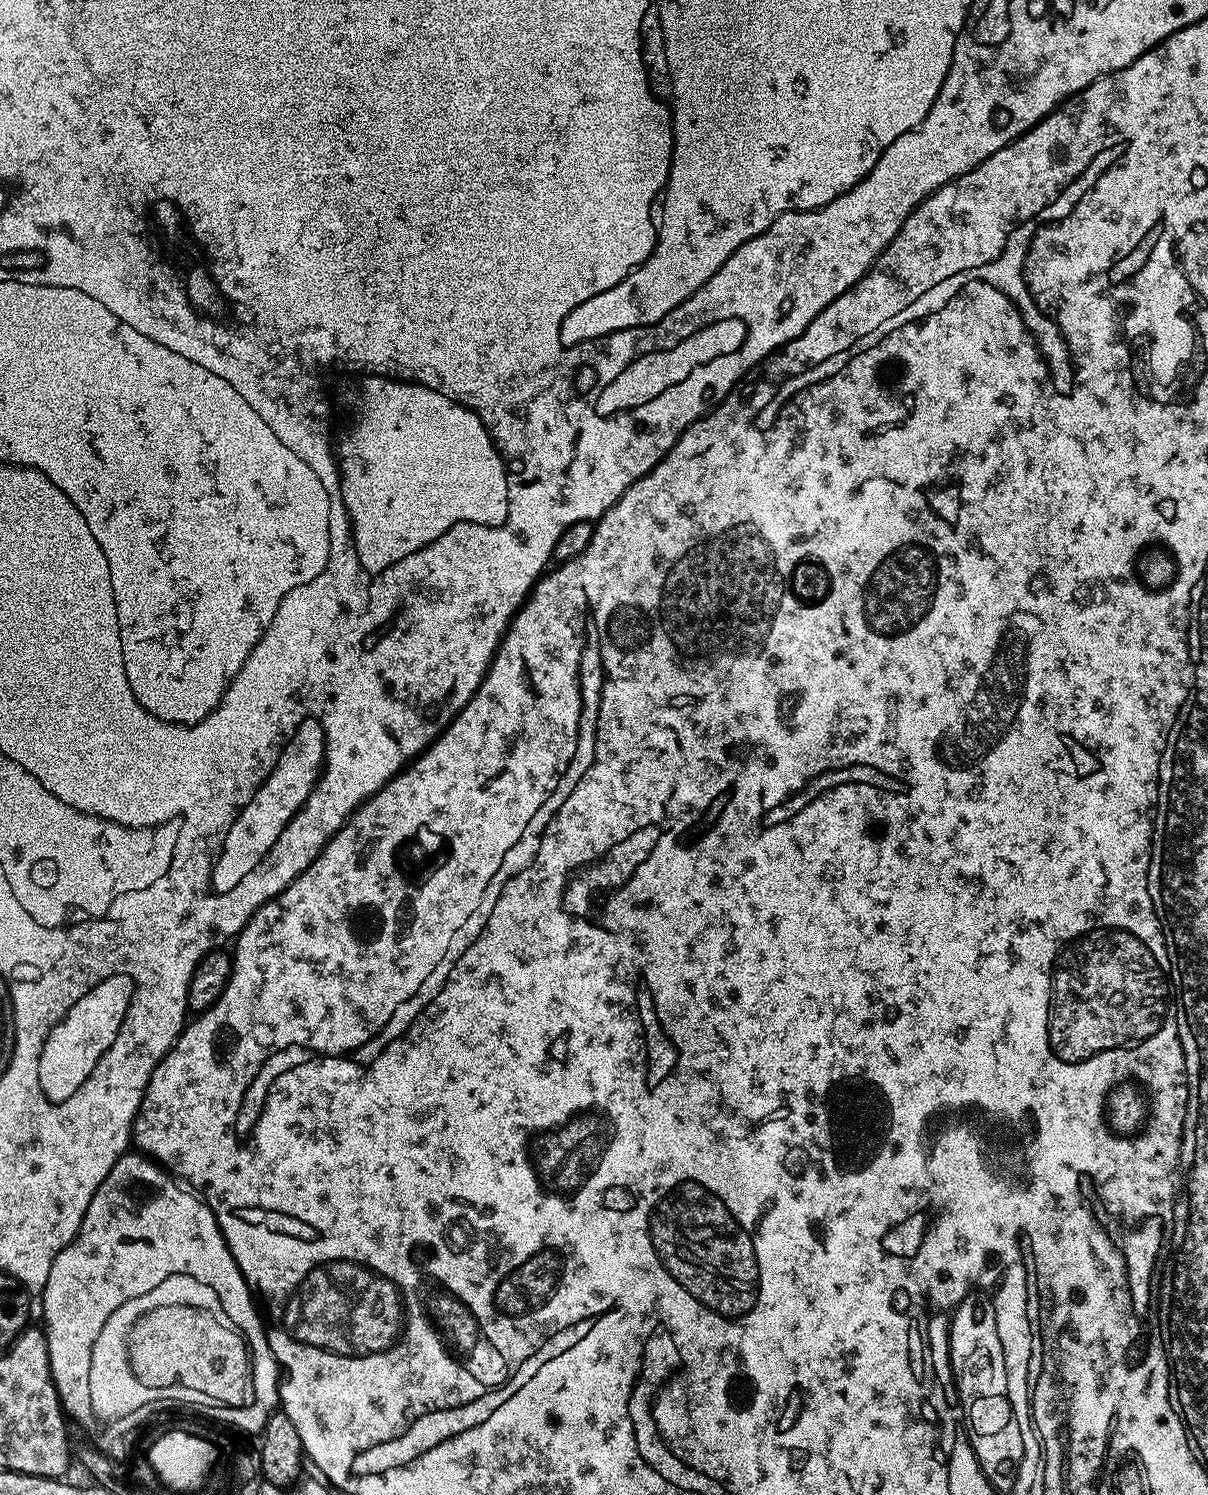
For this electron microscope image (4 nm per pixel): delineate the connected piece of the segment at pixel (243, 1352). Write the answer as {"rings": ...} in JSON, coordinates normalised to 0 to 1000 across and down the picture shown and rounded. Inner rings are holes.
{"rings":[[[118,772],[109,773],[101,773],[98,775],[98,777],[94,777],[91,785],[88,785],[78,801],[75,801],[75,807],[68,815],[65,825],[50,836],[48,841],[45,841],[45,847],[41,847],[41,855],[35,865],[36,869],[35,886],[40,892],[43,924],[46,925],[50,938],[54,945],[59,949],[60,947],[76,961],[82,959],[83,953],[95,953],[118,938],[139,936],[158,938],[175,950],[183,950],[186,953],[192,953],[201,958],[204,955],[212,955],[214,958],[218,958],[220,951],[230,942],[233,918],[222,900],[222,892],[217,885],[216,878],[214,875],[212,878],[212,875],[209,873],[209,865],[205,858],[202,857],[202,853],[200,852],[195,842],[192,841],[188,831],[182,826],[182,821],[175,809],[161,797],[147,791],[133,779]]]}

